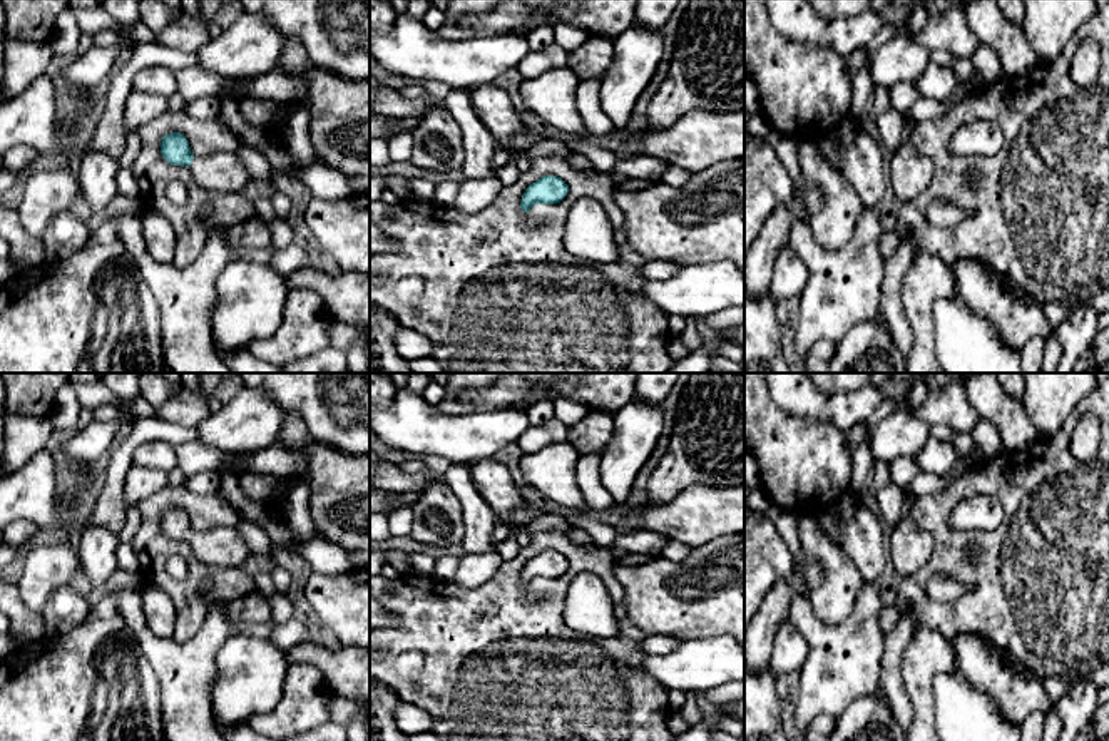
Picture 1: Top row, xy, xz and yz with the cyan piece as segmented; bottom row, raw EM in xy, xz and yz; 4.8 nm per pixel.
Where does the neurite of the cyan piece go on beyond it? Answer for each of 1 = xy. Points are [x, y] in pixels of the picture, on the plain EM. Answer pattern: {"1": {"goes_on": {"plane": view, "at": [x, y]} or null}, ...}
{"1": {"goes_on": {"plane": "xy", "at": [223, 547]}}}

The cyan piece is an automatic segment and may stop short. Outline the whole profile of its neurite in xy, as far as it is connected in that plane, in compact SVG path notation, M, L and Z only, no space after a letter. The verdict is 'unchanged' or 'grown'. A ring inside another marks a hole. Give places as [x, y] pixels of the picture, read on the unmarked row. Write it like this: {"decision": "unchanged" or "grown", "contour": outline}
{"decision": "grown", "contour": "M181 507L162 512L161 529L172 540L189 542L196 559L214 570L239 567L249 555L258 554L236 527L196 532Z"}

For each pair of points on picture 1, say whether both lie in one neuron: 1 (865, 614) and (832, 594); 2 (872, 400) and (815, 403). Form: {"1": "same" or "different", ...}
{"1": "different", "2": "same"}

